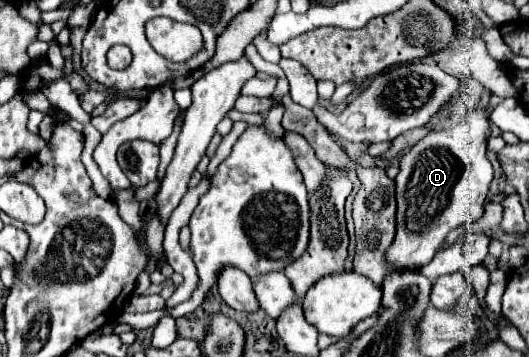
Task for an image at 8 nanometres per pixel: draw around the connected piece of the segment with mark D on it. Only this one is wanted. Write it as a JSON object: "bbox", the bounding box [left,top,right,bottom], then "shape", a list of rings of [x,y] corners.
{"bbox":[386,111,494,271],"shape":[[[472,111],[466,121],[452,129],[440,129],[420,139],[400,157],[396,181],[396,237],[386,249],[386,263],[392,271],[410,271],[426,265],[442,247],[446,235],[484,215],[484,205],[494,179],[494,169],[486,159],[490,119]]]}

